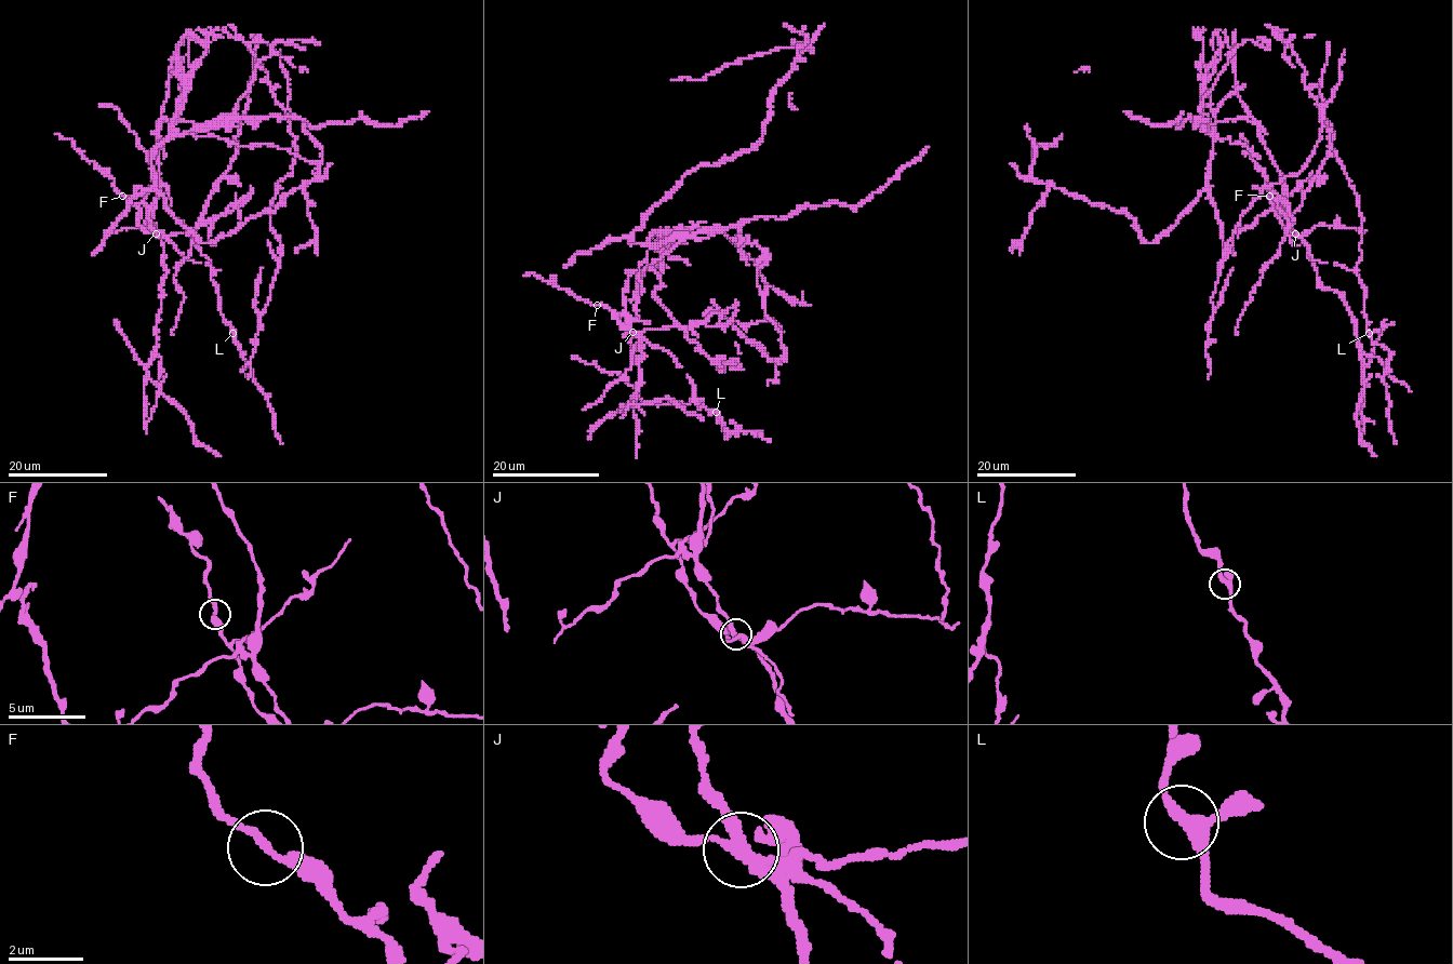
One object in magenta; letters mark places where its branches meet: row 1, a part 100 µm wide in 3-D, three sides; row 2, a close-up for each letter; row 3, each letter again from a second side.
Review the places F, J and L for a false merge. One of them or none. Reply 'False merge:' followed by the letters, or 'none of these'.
False merge: J

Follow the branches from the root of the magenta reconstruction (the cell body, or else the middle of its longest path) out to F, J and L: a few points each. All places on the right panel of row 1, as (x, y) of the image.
F: (1281, 177), (1283, 215), (1292, 232), (1281, 224), (1269, 195)
J: (1281, 177), (1283, 215), (1295, 233)
L: (1281, 177), (1283, 215), (1307, 244), (1311, 257), (1352, 269), (1364, 288), (1369, 333)

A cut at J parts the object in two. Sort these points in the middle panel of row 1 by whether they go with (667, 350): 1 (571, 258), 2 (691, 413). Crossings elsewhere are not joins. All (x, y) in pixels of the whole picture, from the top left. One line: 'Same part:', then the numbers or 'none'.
Same part: none

